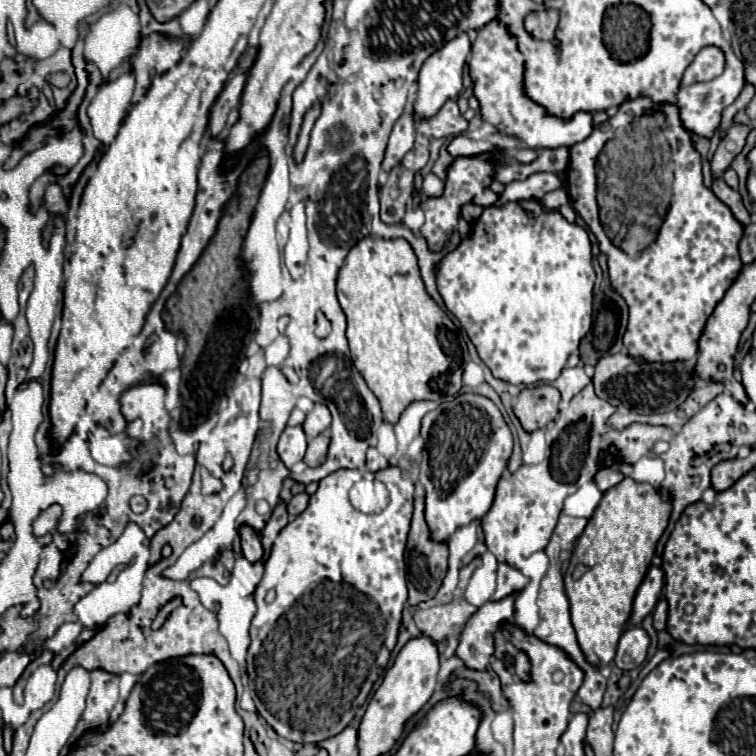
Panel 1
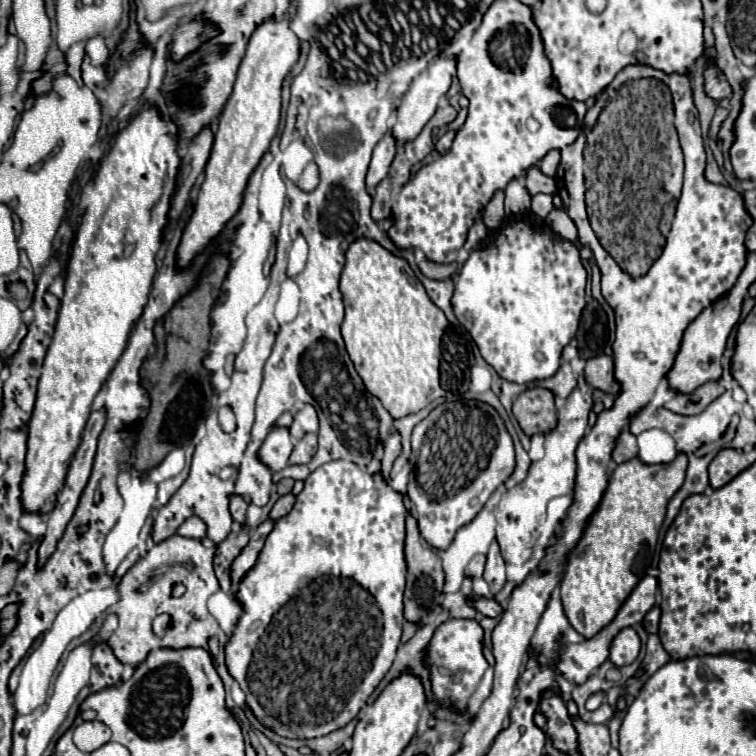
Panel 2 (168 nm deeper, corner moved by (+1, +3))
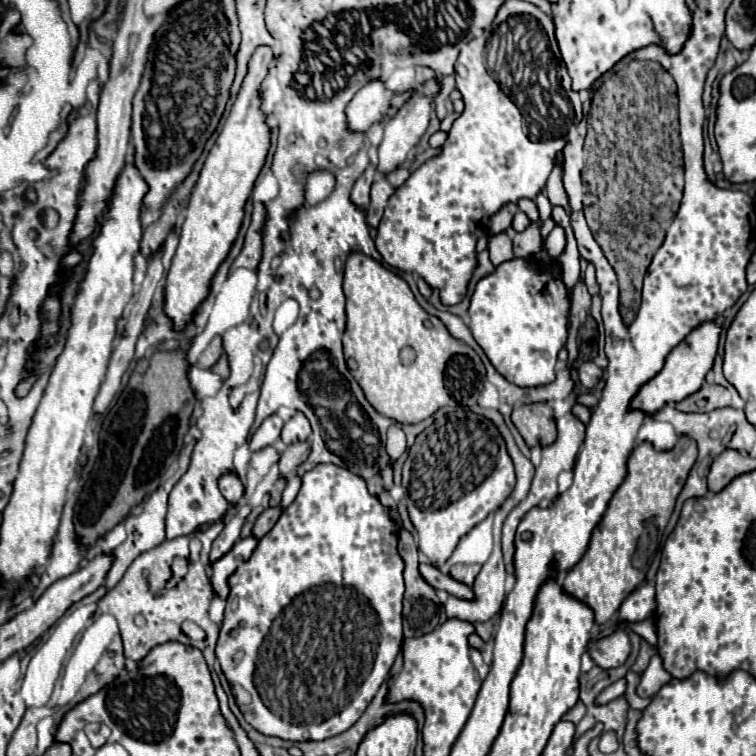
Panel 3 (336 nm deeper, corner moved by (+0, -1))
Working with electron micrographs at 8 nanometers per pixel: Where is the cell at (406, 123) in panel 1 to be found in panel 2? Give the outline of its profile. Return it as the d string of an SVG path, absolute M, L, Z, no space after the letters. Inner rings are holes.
M386 134L374 148L372 152L372 162L370 162L370 168L368 168L368 174L366 174L366 190L370 196L374 196L374 188L376 184L386 178L388 174L388 168L394 160L394 154L396 154L396 140Z

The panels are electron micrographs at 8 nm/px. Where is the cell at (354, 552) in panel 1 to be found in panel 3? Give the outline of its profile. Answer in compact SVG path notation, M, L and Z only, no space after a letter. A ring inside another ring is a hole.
M317 464L311 472L305 472L305 476L301 478L301 490L297 494L297 498L293 500L291 506L287 506L279 518L279 522L273 526L273 530L269 534L265 534L259 544L255 548L255 552L251 554L251 558L239 566L239 570L235 570L235 574L229 578L229 586L231 586L231 594L227 598L227 608L225 608L225 620L221 626L221 634L217 640L217 660L221 664L221 670L225 672L229 684L233 686L241 686L243 690L247 690L251 694L251 704L247 706L247 710L251 710L253 714L245 714L247 722L259 730L261 734L267 736L277 736L283 740L291 740L291 742L303 742L303 740L325 740L325 738L333 738L345 730L349 730L365 712L365 708L369 706L369 702L373 700L373 696L377 694L379 686L383 684L383 680L389 676L389 670L395 662L395 656L399 654L403 646L403 560L397 552L397 532L399 526L395 524L395 520L389 516L389 508L383 506L379 502L377 496L371 496L367 492L367 488L363 486L365 480L361 476L351 474L347 468L335 466L335 464ZM243 650L243 658L239 664L235 664L235 668L231 668L231 656Z

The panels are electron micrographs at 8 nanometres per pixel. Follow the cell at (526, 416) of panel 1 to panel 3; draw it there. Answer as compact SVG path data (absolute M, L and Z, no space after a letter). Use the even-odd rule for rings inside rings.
M525 404L513 410L511 420L525 438L527 446L541 444L541 426L551 418L547 404Z

